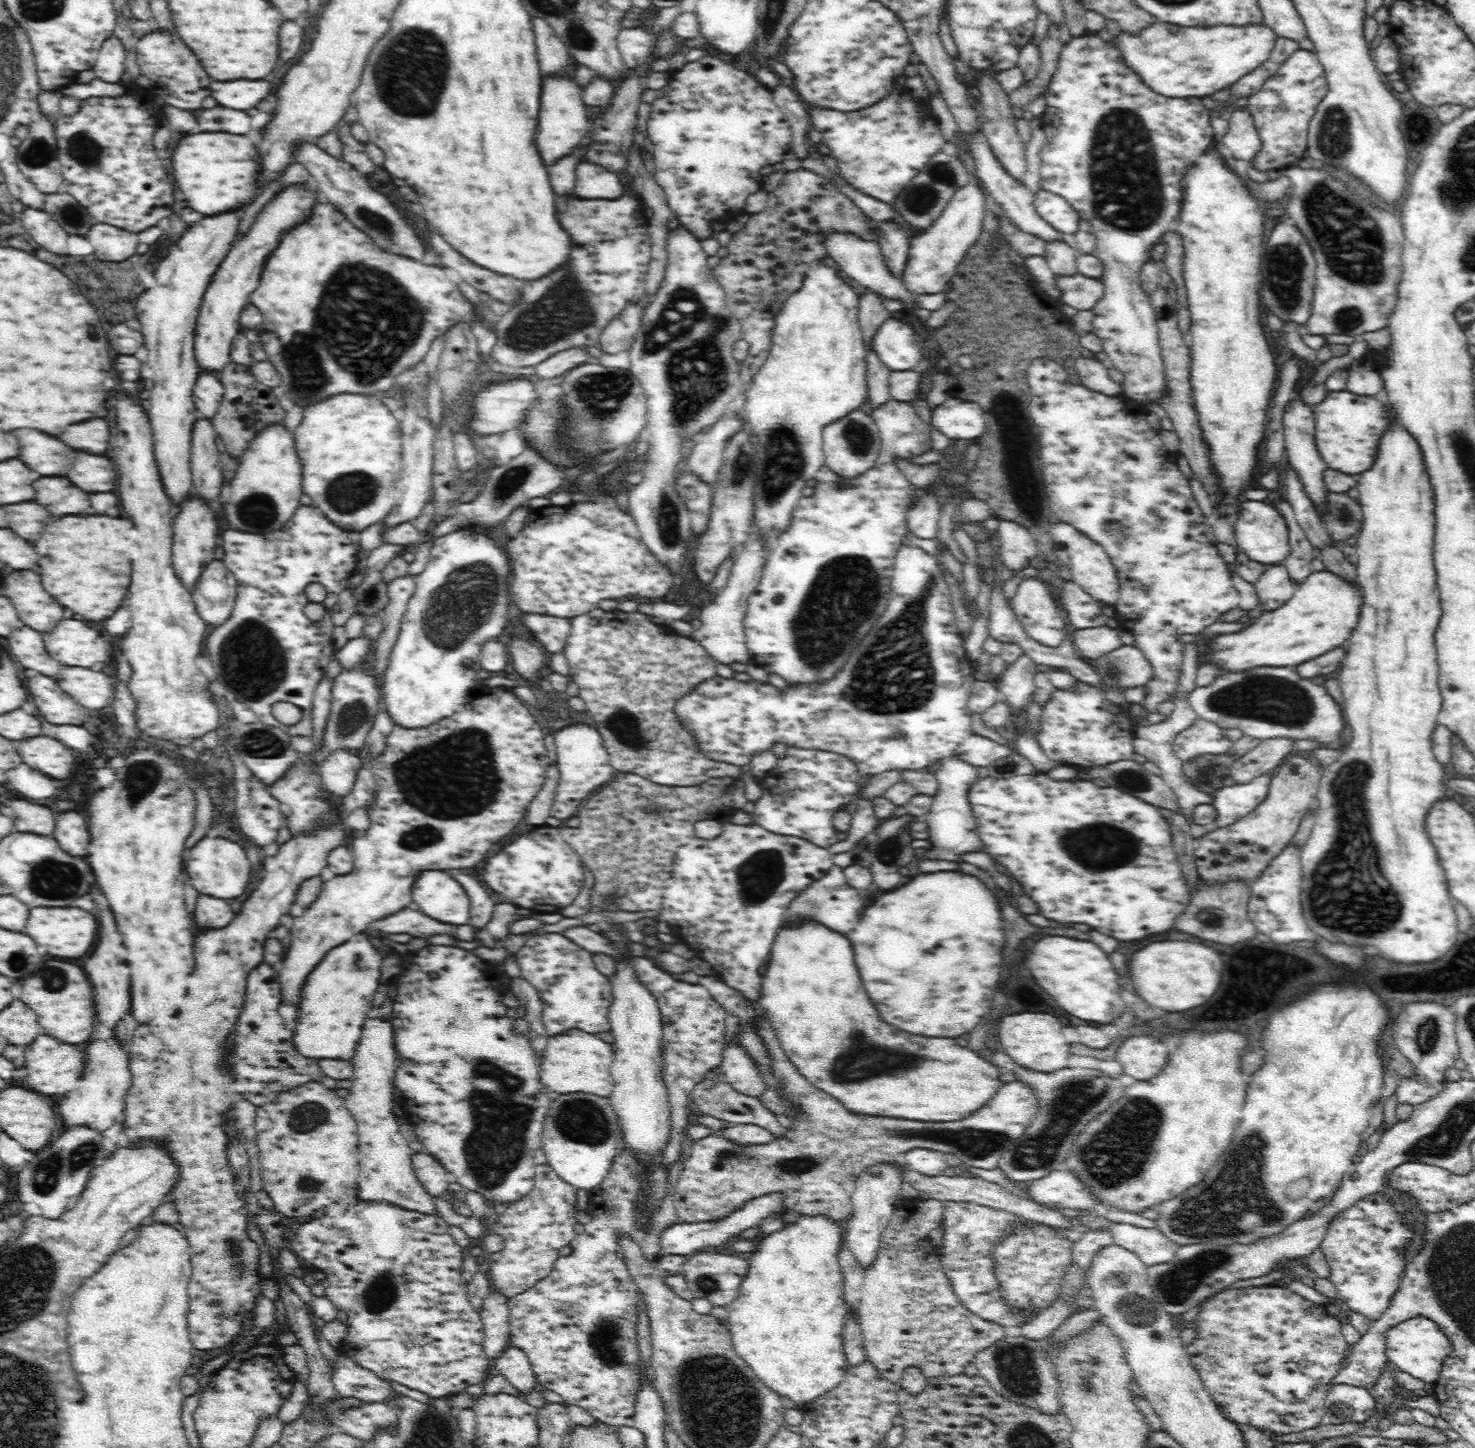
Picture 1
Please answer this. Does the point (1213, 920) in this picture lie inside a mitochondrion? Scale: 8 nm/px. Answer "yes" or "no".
no

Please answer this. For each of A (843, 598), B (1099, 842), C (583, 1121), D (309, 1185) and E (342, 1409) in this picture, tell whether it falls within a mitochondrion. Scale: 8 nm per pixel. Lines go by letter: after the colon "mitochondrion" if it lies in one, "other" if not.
A: mitochondrion
B: mitochondrion
C: mitochondrion
D: mitochondrion
E: mitochondrion

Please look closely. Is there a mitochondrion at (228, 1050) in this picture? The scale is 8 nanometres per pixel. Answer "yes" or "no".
no

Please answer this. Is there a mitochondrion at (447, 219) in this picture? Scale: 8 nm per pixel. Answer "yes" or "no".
no

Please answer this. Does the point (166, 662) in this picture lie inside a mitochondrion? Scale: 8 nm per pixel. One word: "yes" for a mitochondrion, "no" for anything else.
no

